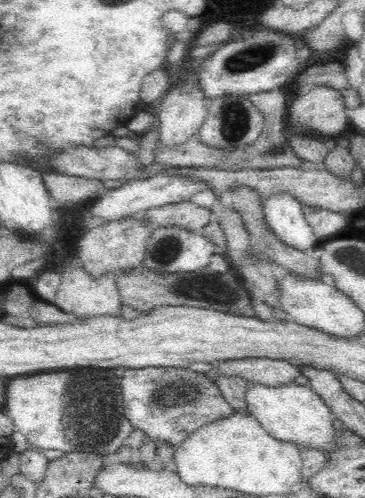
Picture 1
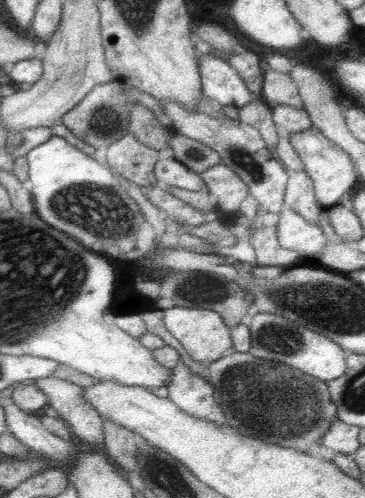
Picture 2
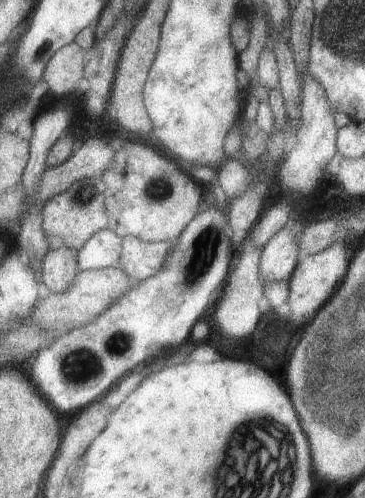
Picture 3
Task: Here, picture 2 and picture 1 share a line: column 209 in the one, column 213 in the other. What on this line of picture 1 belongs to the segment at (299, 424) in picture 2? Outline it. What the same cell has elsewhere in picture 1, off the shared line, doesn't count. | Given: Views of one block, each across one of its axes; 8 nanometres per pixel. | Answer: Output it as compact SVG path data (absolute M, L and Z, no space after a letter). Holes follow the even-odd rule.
M244 358L244 360L226 360L210 364L210 372L206 372L206 378L212 384L218 384L220 378L242 378L250 386L262 386L262 388L284 388L292 386L302 374L298 372L298 366L292 366L284 360L272 360L272 358Z

